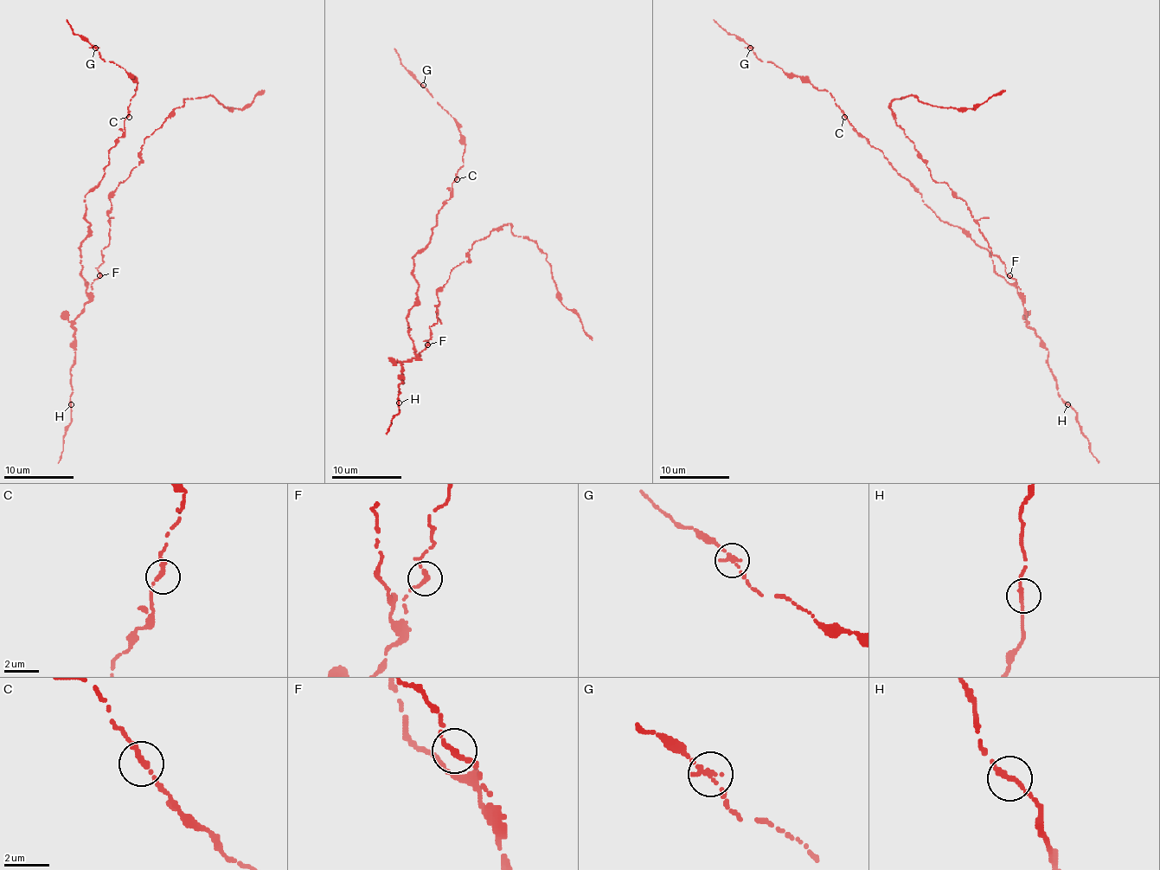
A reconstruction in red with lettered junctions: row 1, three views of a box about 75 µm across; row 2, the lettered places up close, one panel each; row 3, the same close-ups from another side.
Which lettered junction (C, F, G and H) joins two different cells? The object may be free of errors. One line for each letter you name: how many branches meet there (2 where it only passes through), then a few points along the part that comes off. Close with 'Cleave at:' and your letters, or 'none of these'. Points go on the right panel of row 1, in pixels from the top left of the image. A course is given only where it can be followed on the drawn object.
Cleave at: none of these

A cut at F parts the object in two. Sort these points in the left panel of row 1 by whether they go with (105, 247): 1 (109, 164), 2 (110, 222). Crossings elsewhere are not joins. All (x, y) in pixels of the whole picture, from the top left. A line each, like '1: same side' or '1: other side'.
1: other side
2: same side

